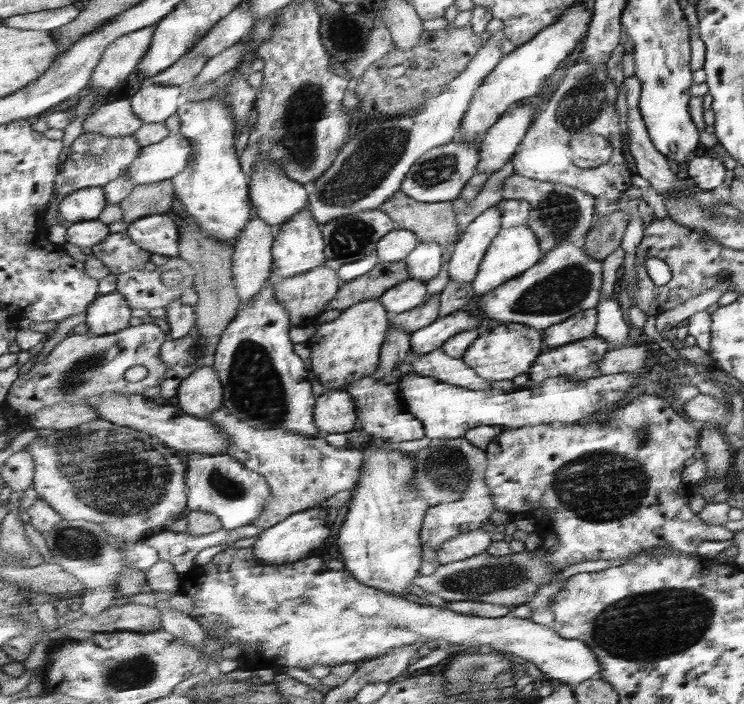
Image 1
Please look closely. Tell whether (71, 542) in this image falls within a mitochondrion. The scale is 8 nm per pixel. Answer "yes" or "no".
yes

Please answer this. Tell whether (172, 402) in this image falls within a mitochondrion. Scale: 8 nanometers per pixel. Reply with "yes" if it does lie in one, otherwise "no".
no

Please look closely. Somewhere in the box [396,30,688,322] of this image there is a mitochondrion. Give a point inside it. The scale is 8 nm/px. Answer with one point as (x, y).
(566, 287)

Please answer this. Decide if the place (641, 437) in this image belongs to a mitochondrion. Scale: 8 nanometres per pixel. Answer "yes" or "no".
yes

